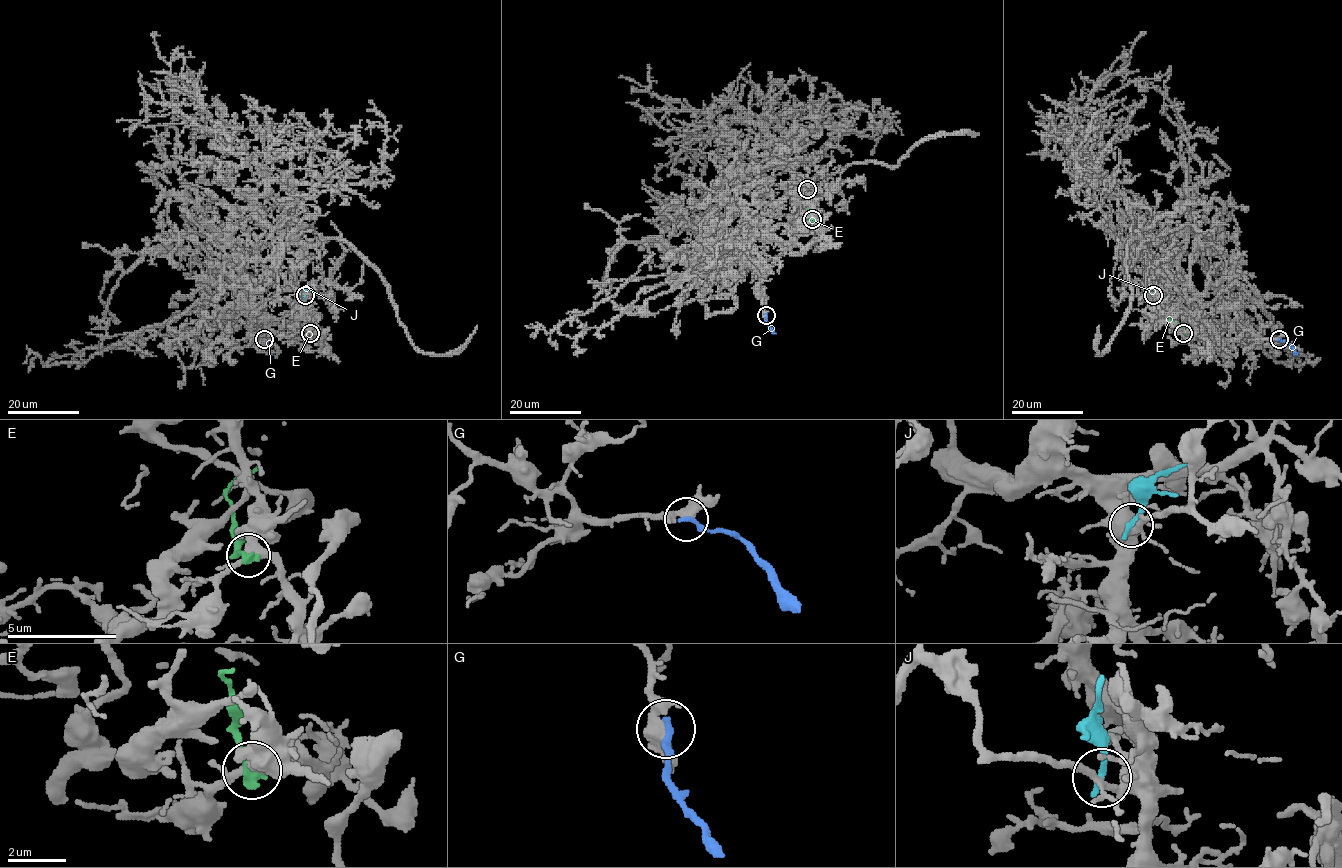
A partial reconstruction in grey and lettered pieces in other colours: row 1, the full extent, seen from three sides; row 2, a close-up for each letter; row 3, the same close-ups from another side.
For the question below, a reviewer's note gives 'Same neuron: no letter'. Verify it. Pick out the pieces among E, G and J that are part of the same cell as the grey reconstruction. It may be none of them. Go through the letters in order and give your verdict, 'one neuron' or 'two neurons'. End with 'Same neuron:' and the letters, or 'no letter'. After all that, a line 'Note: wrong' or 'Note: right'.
E: two neurons
G: one neuron
J: two neurons
Same neuron: G
Note: wrong

